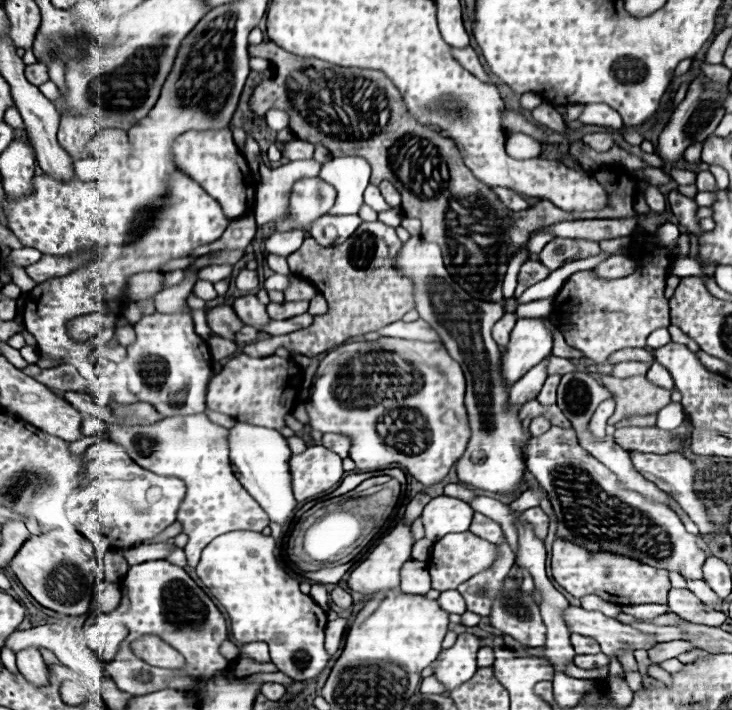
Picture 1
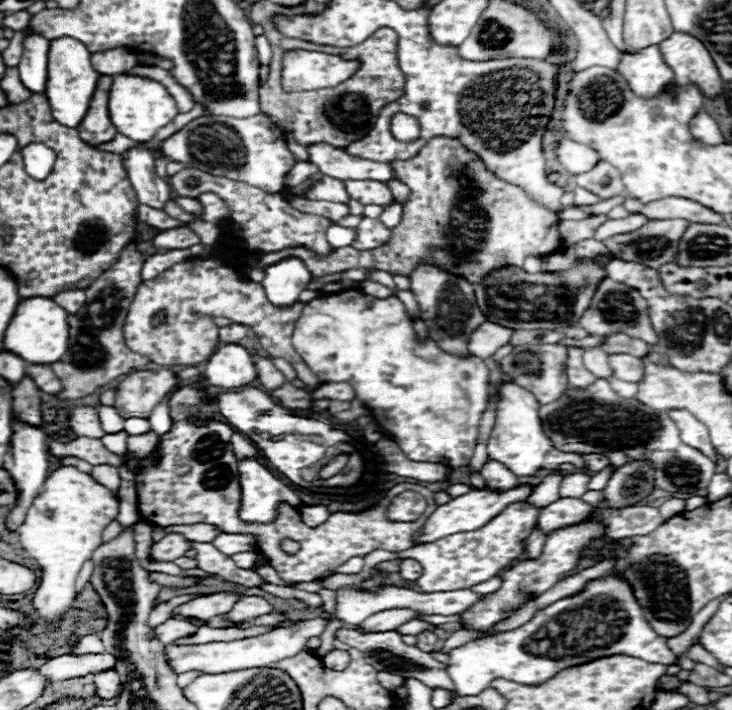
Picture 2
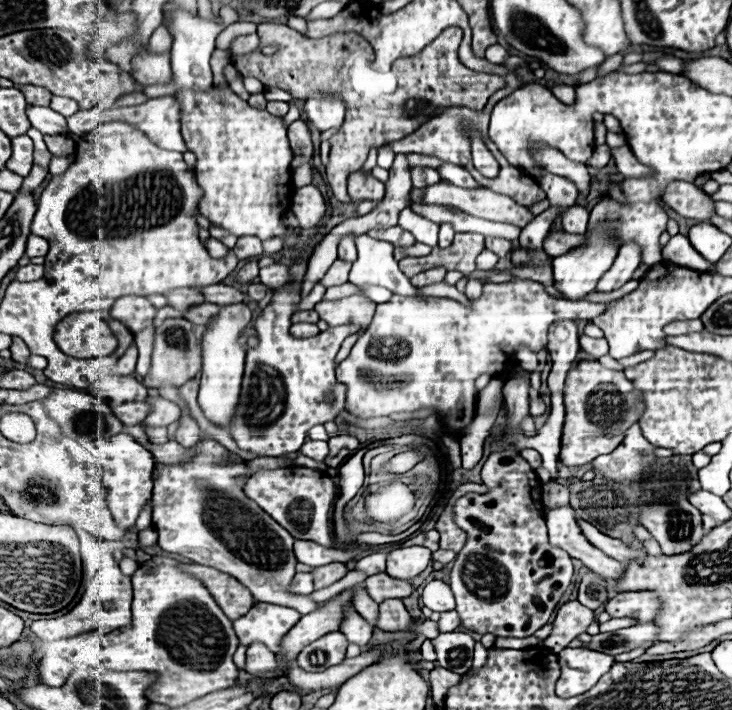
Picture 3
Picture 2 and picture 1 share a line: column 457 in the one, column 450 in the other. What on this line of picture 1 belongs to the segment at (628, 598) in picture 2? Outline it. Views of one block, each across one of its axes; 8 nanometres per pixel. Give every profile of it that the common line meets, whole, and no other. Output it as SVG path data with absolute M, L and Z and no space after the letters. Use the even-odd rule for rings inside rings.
M460 634L456 644L438 656L438 666L434 676L452 692L456 686L464 684L478 670L476 652L480 648L480 638L472 634Z

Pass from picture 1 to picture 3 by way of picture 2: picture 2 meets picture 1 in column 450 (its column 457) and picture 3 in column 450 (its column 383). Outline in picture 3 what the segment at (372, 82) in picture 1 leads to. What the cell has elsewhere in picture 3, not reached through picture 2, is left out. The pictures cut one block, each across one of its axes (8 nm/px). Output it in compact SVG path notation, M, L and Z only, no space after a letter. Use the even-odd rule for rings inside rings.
M456 234L452 246L434 248L432 254L424 258L402 258L402 272L412 278L418 272L444 266L446 270L460 270L462 274L470 274L476 270L476 256L484 250L484 236L480 234Z

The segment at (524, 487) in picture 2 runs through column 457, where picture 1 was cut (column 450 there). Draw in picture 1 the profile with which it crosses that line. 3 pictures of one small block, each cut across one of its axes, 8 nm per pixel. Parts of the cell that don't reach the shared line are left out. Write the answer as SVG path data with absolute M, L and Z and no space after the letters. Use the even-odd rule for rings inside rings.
M450 496L432 498L422 512L426 538L430 542L436 542L446 534L466 532L472 522L472 514L474 510L458 498L450 498Z

